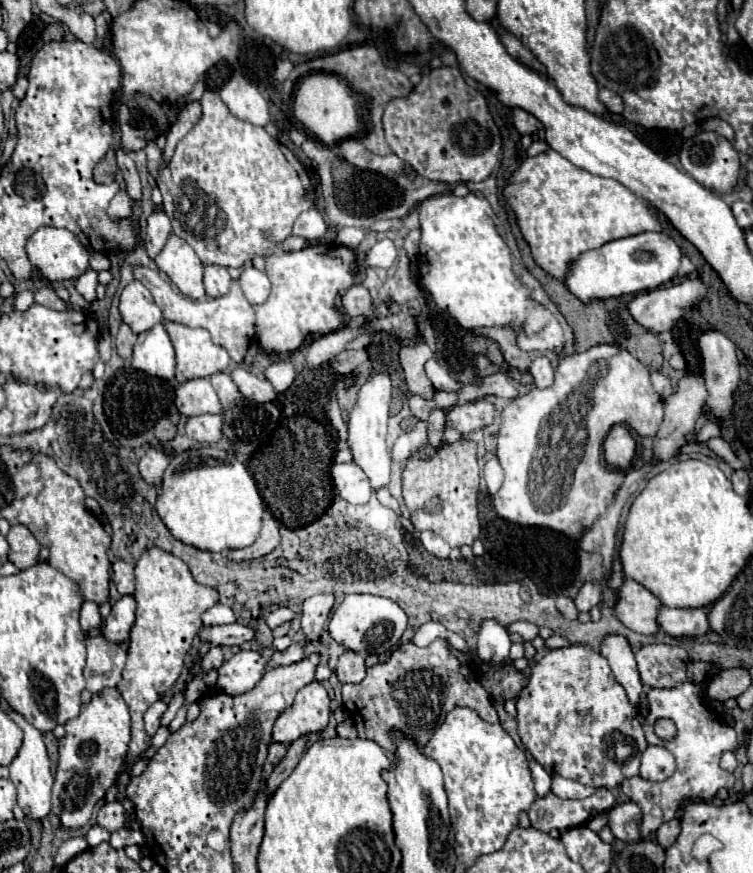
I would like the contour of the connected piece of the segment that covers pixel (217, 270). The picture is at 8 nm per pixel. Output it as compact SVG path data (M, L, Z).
M204 265L204 287L208 297L220 297L228 293L232 277L222 265Z

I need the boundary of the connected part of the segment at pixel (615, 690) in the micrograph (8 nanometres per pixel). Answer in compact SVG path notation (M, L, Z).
M572 643L568 647L546 651L546 655L530 667L528 685L520 691L516 709L520 741L546 773L606 789L616 789L624 779L638 775L640 755L648 747L644 729L636 719L636 709L628 703L624 687L614 679L608 661L590 645Z

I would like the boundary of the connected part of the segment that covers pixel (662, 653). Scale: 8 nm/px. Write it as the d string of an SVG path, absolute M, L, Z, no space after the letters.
M644 645L636 651L642 683L658 689L672 689L688 681L688 653L678 645Z

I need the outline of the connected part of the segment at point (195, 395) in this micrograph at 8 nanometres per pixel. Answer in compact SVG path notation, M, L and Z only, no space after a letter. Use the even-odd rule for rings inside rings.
M190 379L176 387L176 399L174 399L178 411L186 417L192 415L204 415L204 413L220 413L222 405L214 391L214 387L208 383L208 379Z

